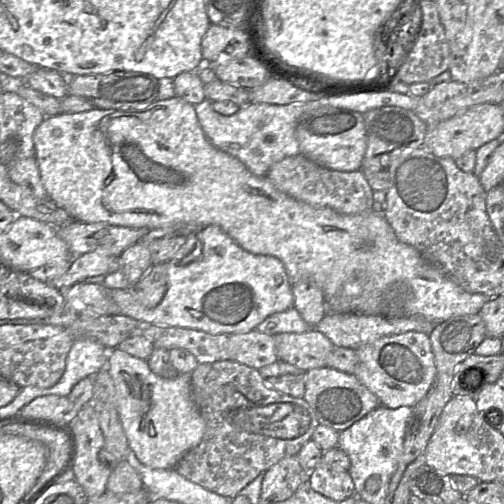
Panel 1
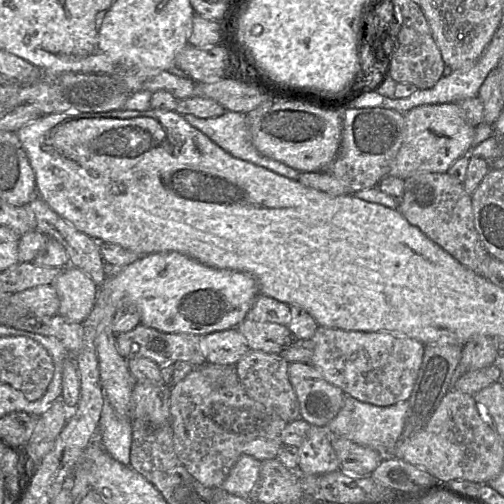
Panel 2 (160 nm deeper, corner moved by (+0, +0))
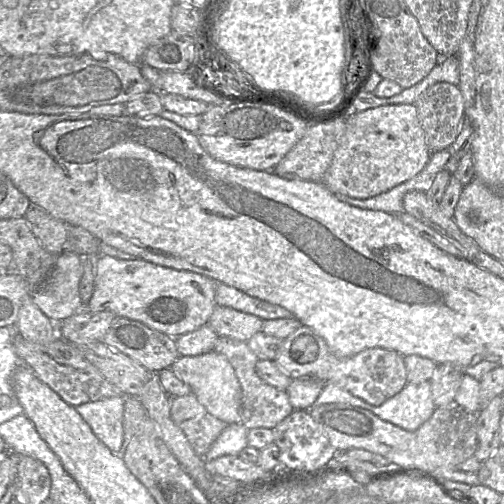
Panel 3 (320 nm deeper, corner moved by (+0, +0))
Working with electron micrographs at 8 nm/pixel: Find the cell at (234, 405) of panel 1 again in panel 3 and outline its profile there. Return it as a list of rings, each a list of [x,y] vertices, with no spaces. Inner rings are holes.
[[[191,392],[171,397],[170,415],[183,432],[194,452],[204,457],[227,424],[211,415]]]

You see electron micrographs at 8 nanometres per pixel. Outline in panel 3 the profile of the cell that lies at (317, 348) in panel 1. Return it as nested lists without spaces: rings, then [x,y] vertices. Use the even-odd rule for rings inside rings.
[[[217,306],[208,324],[219,337],[247,342],[254,334],[262,332],[263,320],[230,307]]]

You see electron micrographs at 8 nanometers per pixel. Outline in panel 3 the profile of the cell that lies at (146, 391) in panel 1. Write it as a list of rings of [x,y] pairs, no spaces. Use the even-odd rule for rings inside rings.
[[[106,255],[95,257],[93,294],[85,309],[110,311],[117,318],[127,318],[177,338],[207,325],[215,303],[216,281],[193,272],[176,270],[142,259],[120,260]]]

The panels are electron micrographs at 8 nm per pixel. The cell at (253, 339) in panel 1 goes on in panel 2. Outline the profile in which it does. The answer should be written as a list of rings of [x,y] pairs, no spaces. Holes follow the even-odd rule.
[[[237,328],[201,336],[200,345],[207,363],[233,365],[250,350]]]

